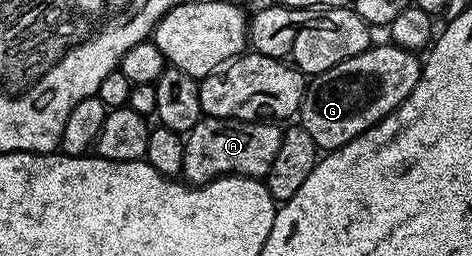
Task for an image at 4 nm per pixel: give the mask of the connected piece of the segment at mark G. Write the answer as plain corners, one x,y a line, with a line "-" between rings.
393,44
385,45
371,45
370,49
360,52
360,56
352,56
328,68
328,72
315,74
309,79
306,95
302,98
300,125
306,129
308,136
312,136
312,140
316,140
319,151
339,150
375,126
381,118
394,113
394,109
410,95
412,88
416,88
422,75
423,59
413,50
405,50

